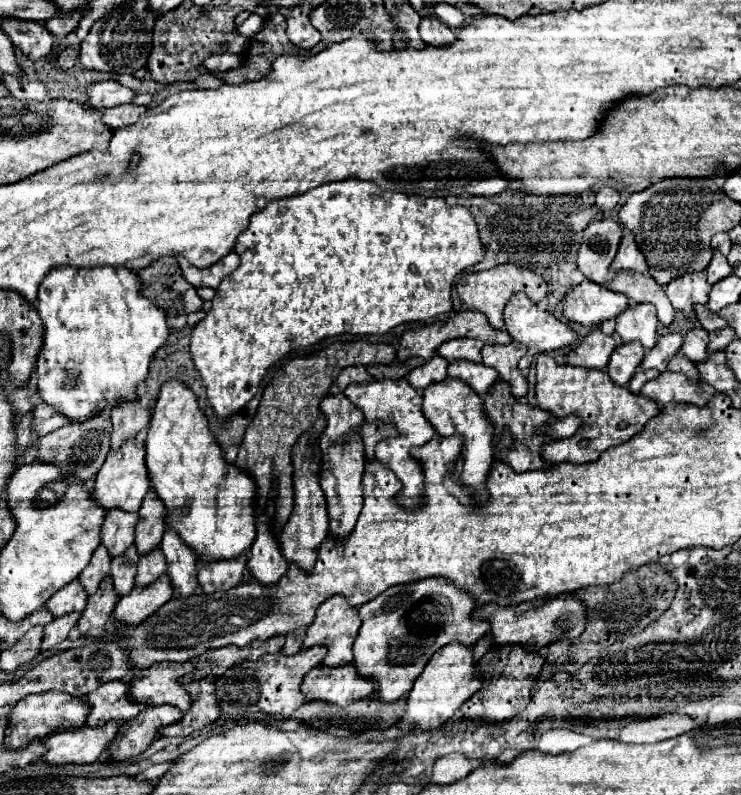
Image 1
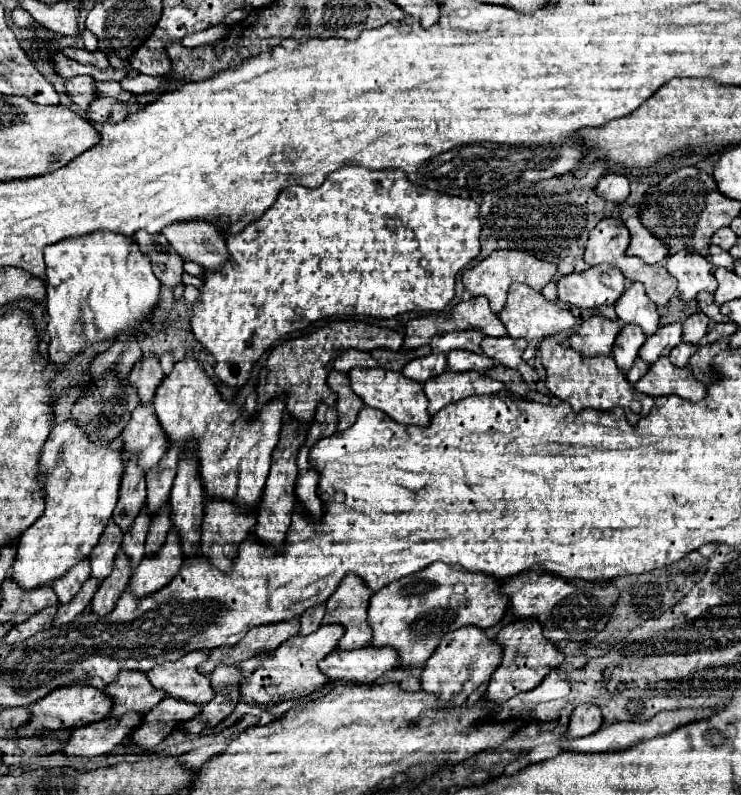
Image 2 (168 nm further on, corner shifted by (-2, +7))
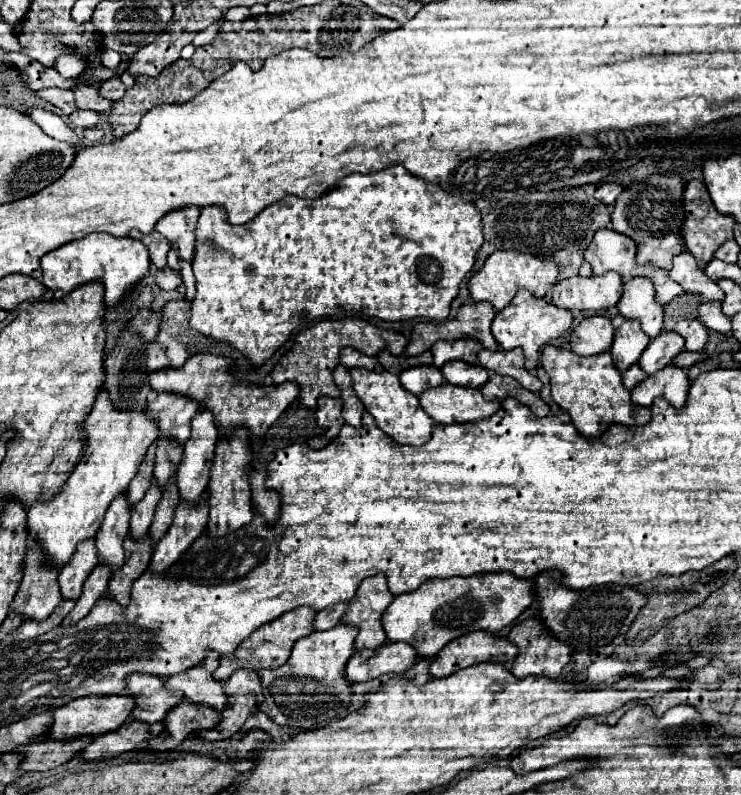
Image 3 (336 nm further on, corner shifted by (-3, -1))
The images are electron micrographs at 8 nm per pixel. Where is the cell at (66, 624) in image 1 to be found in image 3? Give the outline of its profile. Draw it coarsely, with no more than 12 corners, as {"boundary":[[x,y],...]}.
{"boundary":[[96,565],[62,625],[76,625],[106,593],[112,569]]}

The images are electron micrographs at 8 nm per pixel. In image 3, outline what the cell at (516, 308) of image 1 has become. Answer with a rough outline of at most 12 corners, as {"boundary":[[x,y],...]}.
{"boundary":[[520,289],[496,313],[492,335],[520,347],[526,369],[572,327],[570,311]]}

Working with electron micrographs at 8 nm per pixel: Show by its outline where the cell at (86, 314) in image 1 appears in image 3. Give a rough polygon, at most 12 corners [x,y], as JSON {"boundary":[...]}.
{"boundary":[[92,233],[42,257],[54,297],[102,279],[116,305],[148,275],[142,241]]}

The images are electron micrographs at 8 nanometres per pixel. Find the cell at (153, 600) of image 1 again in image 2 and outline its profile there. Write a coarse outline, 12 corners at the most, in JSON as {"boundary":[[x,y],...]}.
{"boundary":[[175,529],[161,551],[133,571],[129,593],[145,597],[179,573],[185,557]]}

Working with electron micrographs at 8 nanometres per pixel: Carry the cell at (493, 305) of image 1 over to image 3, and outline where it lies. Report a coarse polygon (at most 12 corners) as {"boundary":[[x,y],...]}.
{"boundary":[[496,251],[468,281],[474,301],[502,311],[518,289],[544,297],[554,261]]}

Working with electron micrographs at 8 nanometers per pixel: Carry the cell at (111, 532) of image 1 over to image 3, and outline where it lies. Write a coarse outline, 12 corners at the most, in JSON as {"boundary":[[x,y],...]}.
{"boundary":[[156,443],[148,447],[136,477],[128,485],[132,505],[144,497],[154,471]]}

